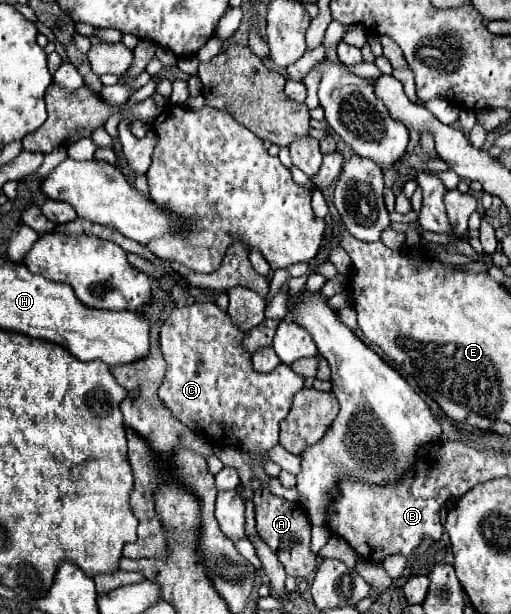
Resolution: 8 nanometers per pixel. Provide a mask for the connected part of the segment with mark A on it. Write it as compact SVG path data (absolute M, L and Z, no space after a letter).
M268 488L254 490L252 500L256 506L256 530L260 538L276 552L288 576L308 578L316 568L316 556L310 552L310 528L312 526L306 516L306 510L298 502L288 502L280 496L274 496Z

